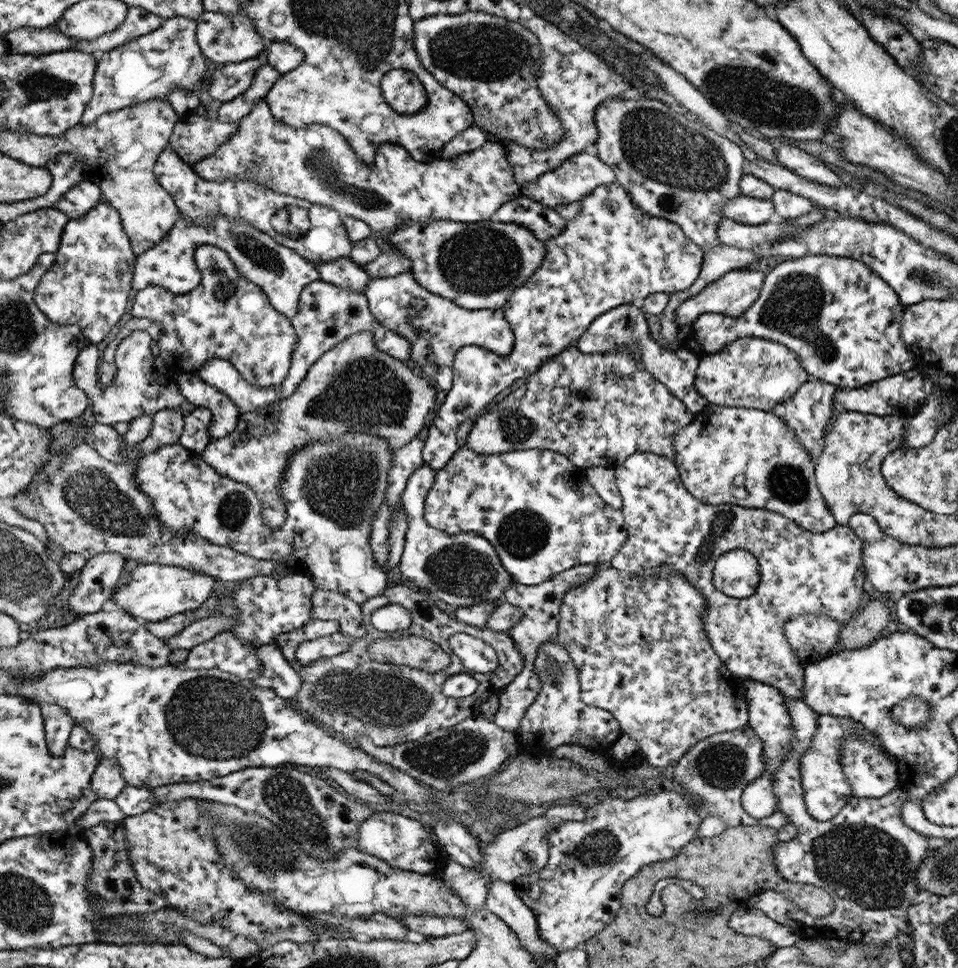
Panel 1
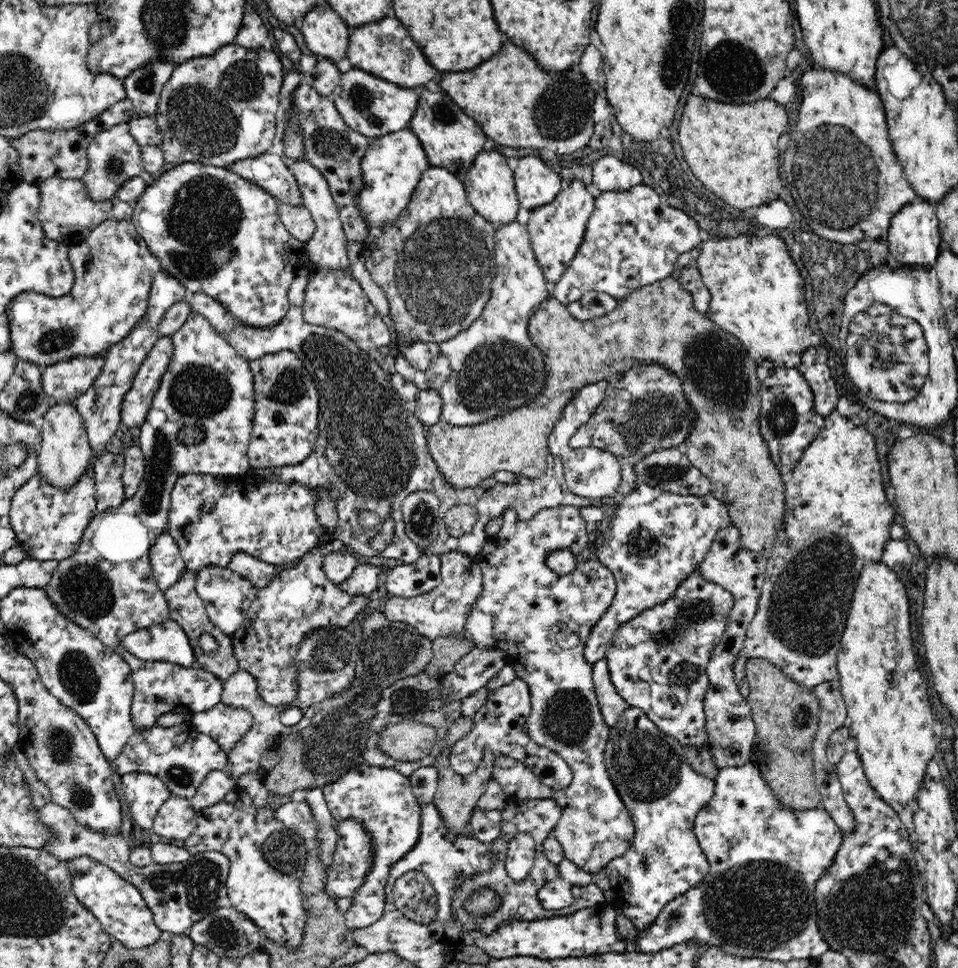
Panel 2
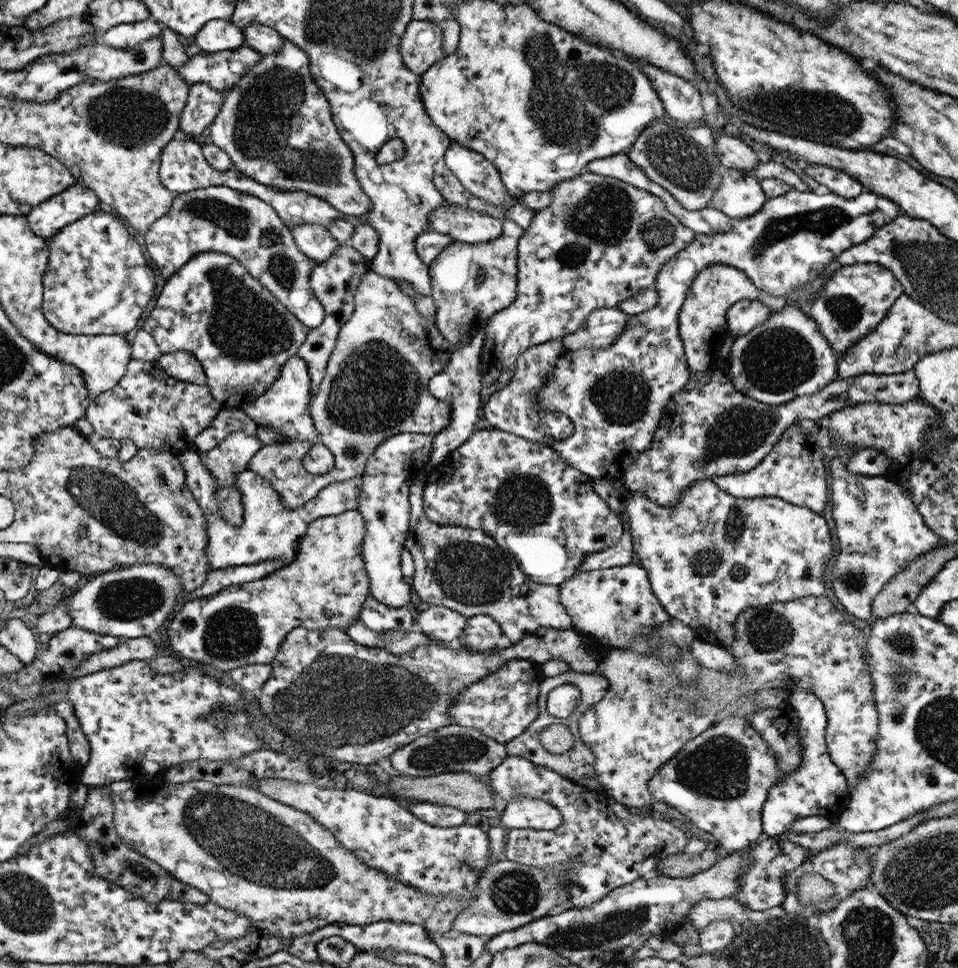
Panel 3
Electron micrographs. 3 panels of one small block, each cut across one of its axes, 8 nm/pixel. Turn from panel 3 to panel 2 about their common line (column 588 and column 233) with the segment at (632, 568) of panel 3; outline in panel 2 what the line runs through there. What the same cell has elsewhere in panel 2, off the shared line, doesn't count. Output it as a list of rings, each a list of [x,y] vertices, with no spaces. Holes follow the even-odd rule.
[[[212,564],[212,566],[206,566],[206,568],[202,568],[195,573],[196,592],[202,599],[209,619],[214,623],[215,629],[234,637],[238,630],[242,630],[242,623],[246,620],[247,610],[256,600],[259,588],[227,566],[222,568]]]

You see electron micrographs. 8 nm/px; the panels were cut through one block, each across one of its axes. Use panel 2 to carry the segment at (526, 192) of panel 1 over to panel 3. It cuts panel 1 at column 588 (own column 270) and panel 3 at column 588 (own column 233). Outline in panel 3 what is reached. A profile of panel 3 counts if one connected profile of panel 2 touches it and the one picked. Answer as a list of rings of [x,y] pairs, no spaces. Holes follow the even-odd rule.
[[[620,153],[613,156],[603,157],[602,159],[591,160],[588,162],[584,168],[584,172],[591,172],[596,175],[611,177],[612,179],[620,180],[621,182],[631,184],[635,188],[640,188],[649,192],[653,196],[659,197],[664,202],[664,207],[667,209],[667,212],[670,212],[683,226],[689,228],[694,233],[699,234],[709,234],[715,233],[715,231],[727,231],[729,227],[733,227],[737,221],[730,219],[728,216],[725,216],[722,212],[715,210],[709,206],[695,211],[686,211],[685,208],[679,206],[679,201],[671,195],[671,193],[665,191],[663,187],[659,187],[657,183],[649,181],[649,177],[645,176],[645,173],[633,164],[633,161],[626,156],[625,153]]]

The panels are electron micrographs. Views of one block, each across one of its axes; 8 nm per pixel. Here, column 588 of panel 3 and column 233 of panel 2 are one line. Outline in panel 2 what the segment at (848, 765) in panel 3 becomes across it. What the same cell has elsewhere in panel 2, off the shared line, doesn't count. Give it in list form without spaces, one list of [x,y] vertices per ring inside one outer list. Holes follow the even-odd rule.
[[[222,701],[204,712],[195,712],[190,717],[190,722],[197,730],[210,735],[226,754],[240,742],[253,723],[252,713],[248,709],[241,706],[234,708]]]

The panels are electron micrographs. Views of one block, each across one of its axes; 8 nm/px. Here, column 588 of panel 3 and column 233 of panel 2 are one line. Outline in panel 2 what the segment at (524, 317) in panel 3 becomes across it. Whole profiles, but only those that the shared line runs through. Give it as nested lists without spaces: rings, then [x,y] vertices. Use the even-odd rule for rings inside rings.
[[[184,162],[171,167],[167,167],[162,173],[154,176],[154,181],[146,186],[140,198],[137,198],[136,204],[132,210],[131,223],[140,233],[140,236],[146,241],[148,251],[152,256],[160,261],[160,270],[172,275],[178,279],[178,282],[184,286],[186,291],[193,293],[202,293],[224,305],[232,314],[252,326],[274,326],[287,315],[289,309],[289,288],[292,281],[296,278],[296,272],[302,268],[302,252],[307,252],[307,243],[298,240],[287,231],[284,223],[280,220],[278,207],[282,204],[279,200],[260,188],[257,184],[246,180],[228,170],[226,167],[210,166],[200,162]]]

